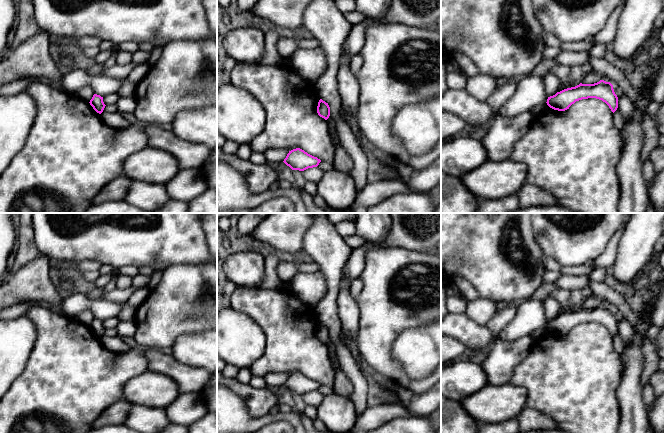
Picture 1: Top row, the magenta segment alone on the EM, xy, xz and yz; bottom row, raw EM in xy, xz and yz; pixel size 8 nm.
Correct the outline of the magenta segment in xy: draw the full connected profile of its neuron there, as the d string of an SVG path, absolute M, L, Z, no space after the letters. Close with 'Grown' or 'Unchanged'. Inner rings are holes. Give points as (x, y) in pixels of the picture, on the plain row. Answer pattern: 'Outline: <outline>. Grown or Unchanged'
Outline: M94 318L92 323L90 324L90 329L93 331L93 333L101 338L105 332L105 328L103 326L103 321L101 321L100 319Z. Unchanged

